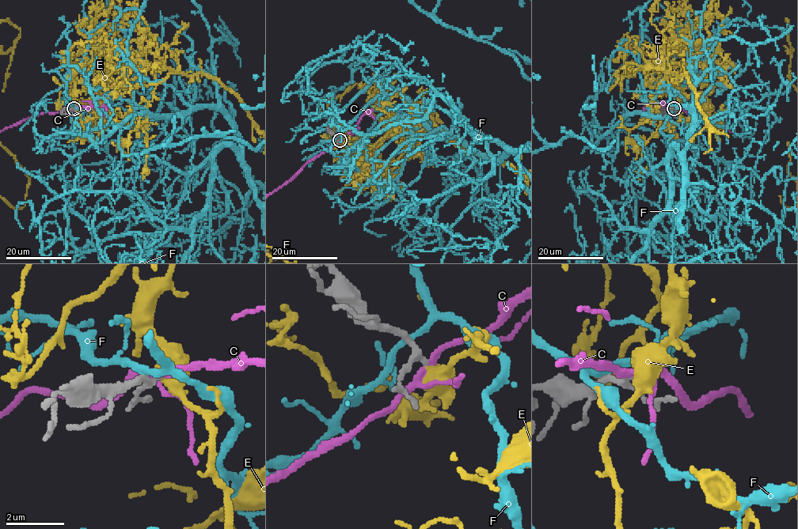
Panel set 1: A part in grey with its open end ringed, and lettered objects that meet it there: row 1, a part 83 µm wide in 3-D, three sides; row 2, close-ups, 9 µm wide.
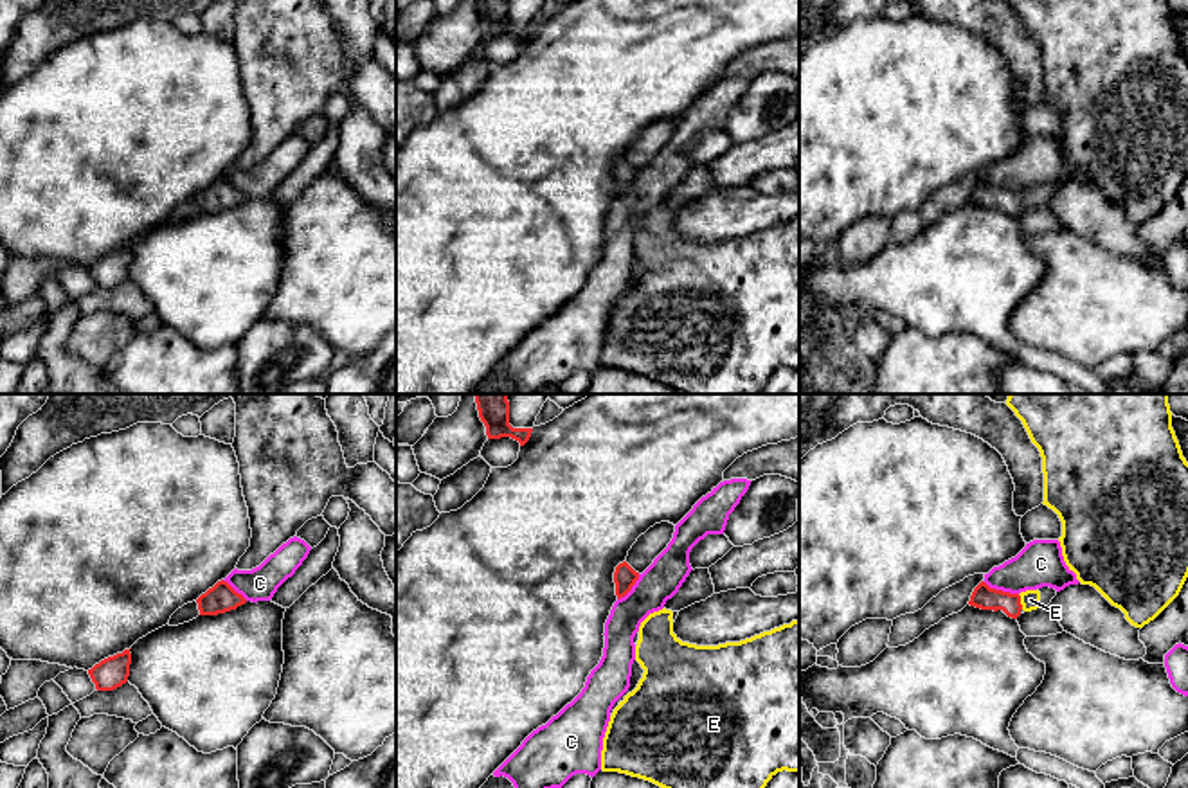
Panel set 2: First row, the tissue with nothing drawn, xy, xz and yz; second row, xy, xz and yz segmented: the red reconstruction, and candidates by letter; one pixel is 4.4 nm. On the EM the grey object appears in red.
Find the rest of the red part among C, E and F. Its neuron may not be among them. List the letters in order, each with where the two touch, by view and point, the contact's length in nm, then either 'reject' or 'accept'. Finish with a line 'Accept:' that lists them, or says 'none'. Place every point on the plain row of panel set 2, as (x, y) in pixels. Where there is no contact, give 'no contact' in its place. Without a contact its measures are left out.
C: contact yz (1001, 188); length 170 nm; reject
E: contact yz (1019, 198); length 80 nm; accept
F: no contact; reject
Accept: E

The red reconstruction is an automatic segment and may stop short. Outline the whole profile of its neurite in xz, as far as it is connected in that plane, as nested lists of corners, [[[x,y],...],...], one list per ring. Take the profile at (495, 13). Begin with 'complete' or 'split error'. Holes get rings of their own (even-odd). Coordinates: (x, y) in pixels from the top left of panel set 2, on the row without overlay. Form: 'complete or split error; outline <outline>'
complete; outline [[[477,0],[477,7],[488,36],[511,34],[520,43],[529,38],[533,25],[513,25],[509,22],[509,0]]]

